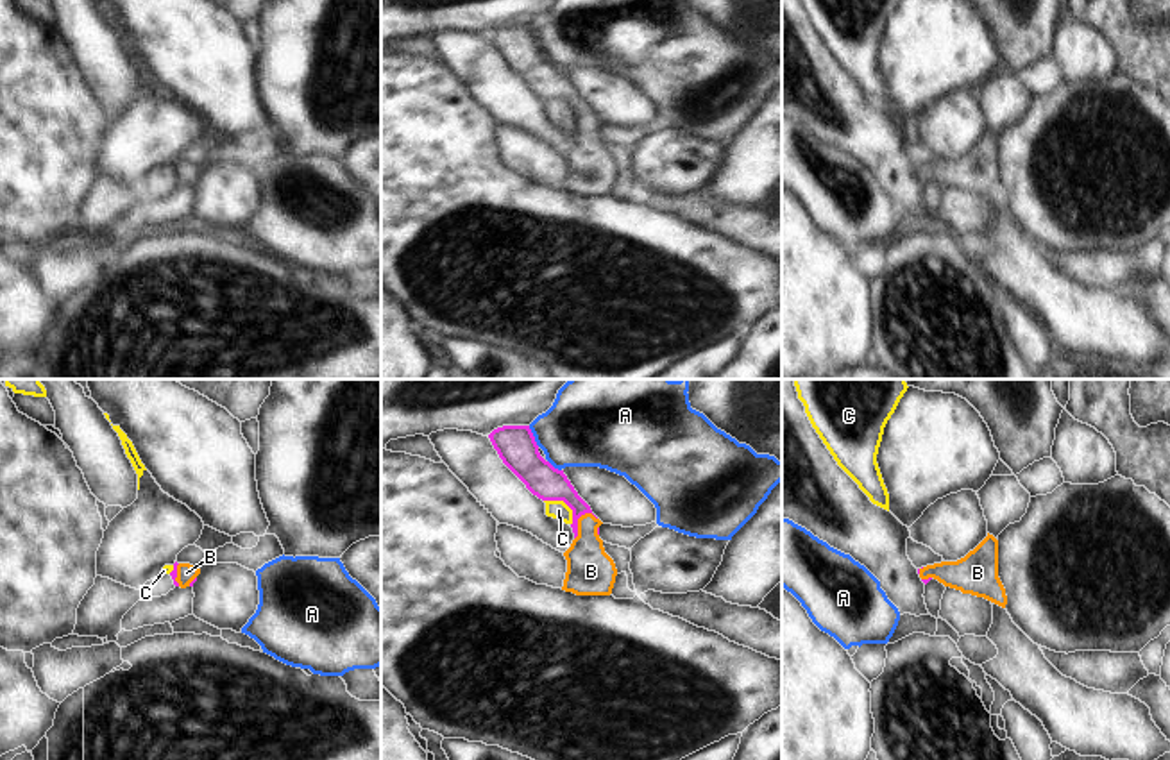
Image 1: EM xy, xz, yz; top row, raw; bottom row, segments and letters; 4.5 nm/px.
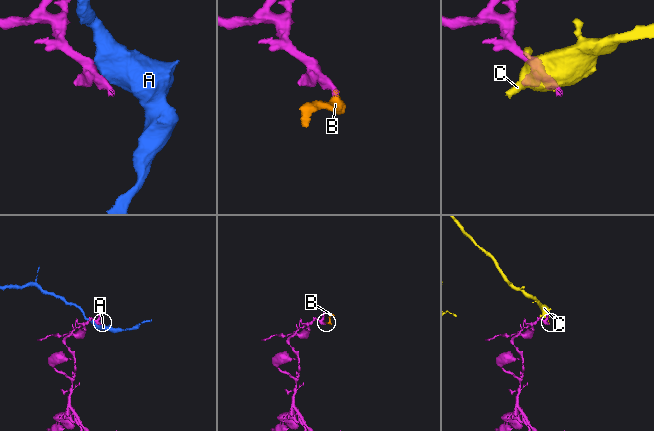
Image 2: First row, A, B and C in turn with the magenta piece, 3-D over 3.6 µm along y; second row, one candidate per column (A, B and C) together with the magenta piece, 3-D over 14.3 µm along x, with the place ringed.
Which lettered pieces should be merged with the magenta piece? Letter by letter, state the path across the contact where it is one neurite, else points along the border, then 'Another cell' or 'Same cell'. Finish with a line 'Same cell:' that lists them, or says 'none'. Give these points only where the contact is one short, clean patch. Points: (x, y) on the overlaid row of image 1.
A: Boundary: xz (528, 426), (539, 446). Another cell
B: Path across: xz (542, 480), (576, 505), (576, 523), (585, 532), (591, 571). Same cell
C: Another cell
Same cell: B.

